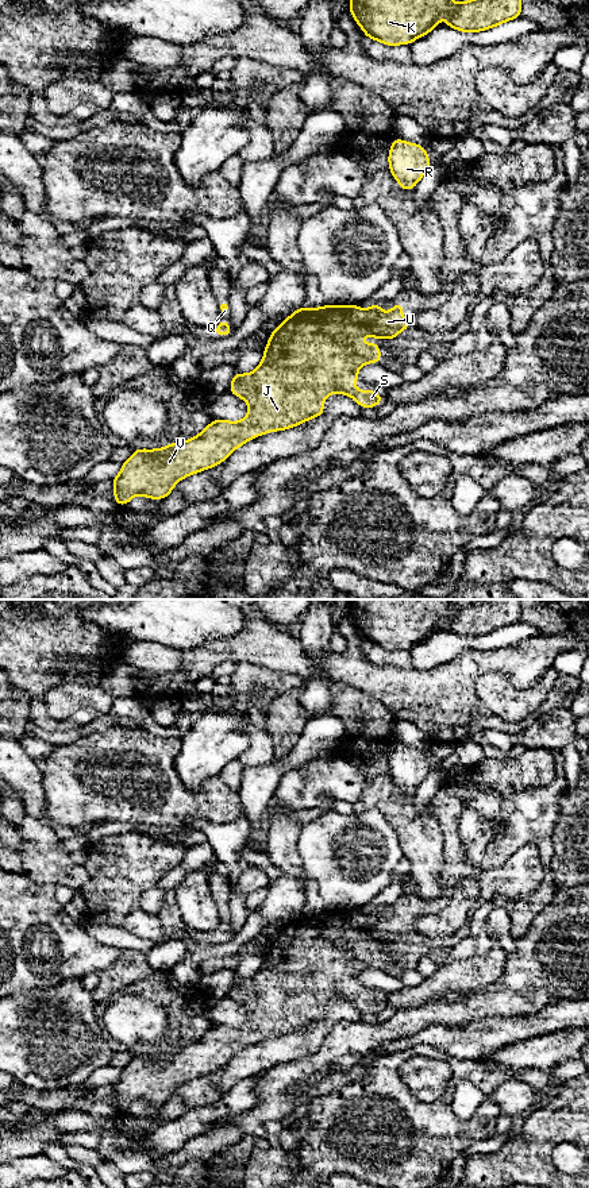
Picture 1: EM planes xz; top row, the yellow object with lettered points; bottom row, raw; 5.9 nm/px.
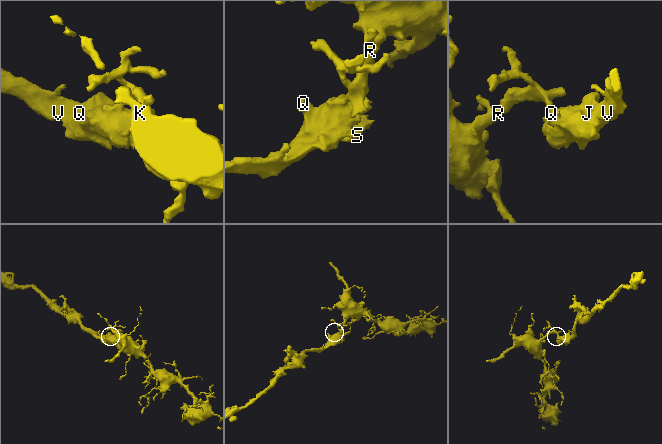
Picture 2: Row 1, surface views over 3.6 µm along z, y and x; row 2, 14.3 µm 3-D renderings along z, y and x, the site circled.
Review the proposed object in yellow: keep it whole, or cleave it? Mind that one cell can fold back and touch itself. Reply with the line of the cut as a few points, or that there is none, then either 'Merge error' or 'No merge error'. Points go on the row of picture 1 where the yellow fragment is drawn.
Split along xz (319, 308), (293, 313). Merge error

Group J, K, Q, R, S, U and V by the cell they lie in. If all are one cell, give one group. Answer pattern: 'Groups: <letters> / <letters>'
Groups: J Q S U V / K R

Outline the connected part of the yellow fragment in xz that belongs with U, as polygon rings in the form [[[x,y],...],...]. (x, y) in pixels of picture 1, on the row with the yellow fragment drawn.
[[[373,301],[369,309],[353,305],[323,305],[319,309],[293,313],[270,332],[263,358],[258,367],[249,373],[234,373],[228,393],[240,397],[249,405],[247,416],[240,421],[213,418],[200,435],[181,443],[169,443],[165,448],[134,450],[132,455],[122,464],[120,472],[111,481],[113,483],[113,501],[116,505],[127,505],[135,495],[145,495],[149,500],[165,500],[173,487],[184,478],[223,463],[236,448],[245,443],[276,431],[290,429],[305,421],[320,417],[324,413],[324,400],[331,394],[346,394],[361,408],[380,406],[384,398],[376,390],[357,390],[358,370],[367,363],[378,363],[381,359],[380,344],[362,344],[361,338],[374,336],[393,340],[400,332],[412,327],[412,323],[403,317],[404,305],[393,302],[389,313],[380,309],[380,301]]]

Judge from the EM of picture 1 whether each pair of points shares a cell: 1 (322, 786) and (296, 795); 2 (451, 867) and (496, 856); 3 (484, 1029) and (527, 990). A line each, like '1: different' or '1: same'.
1: same
2: different
3: different

